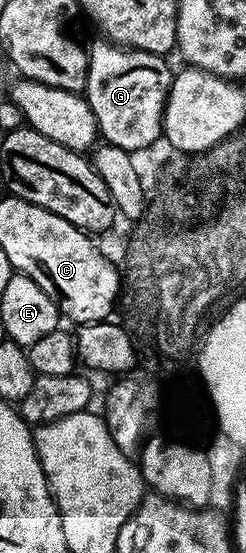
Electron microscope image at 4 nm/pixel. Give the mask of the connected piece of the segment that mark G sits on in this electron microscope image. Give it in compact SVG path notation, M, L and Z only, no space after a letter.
M100 41L88 48L89 72L85 78L83 97L91 105L91 113L95 113L97 130L106 144L118 146L130 153L150 147L163 135L165 121L165 102L171 97L174 72L169 71L166 60L149 51L122 49L118 44Z

